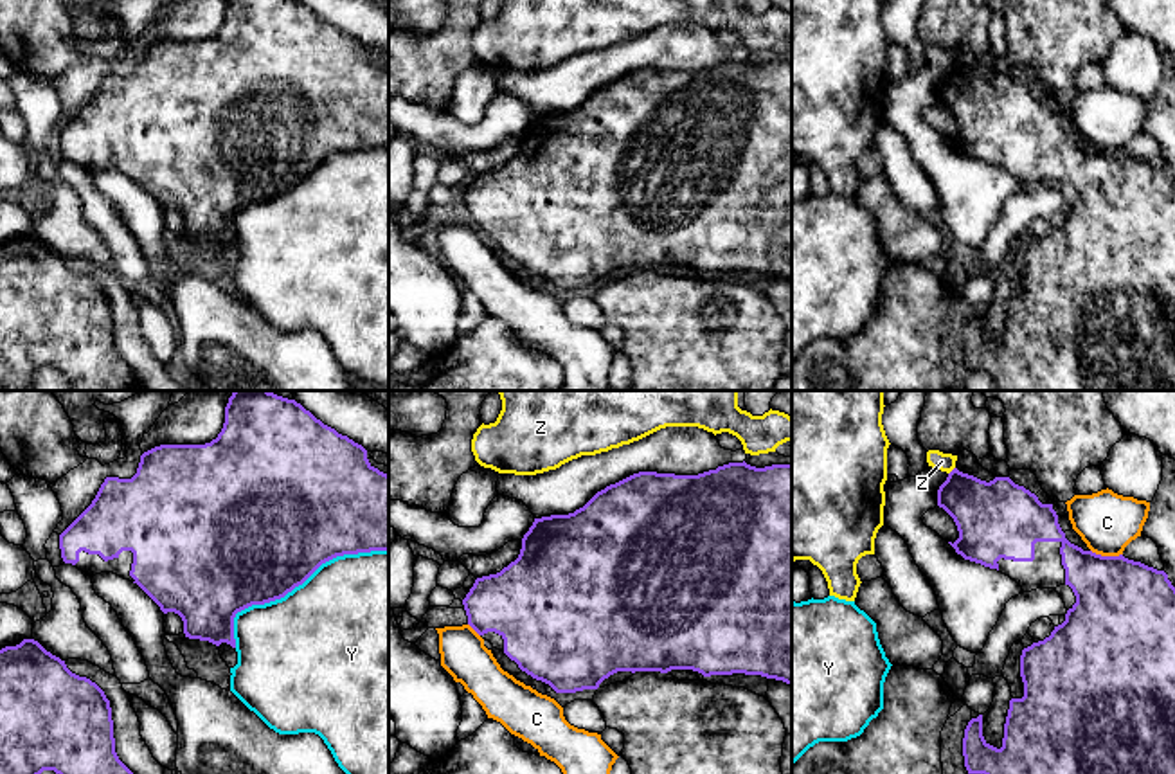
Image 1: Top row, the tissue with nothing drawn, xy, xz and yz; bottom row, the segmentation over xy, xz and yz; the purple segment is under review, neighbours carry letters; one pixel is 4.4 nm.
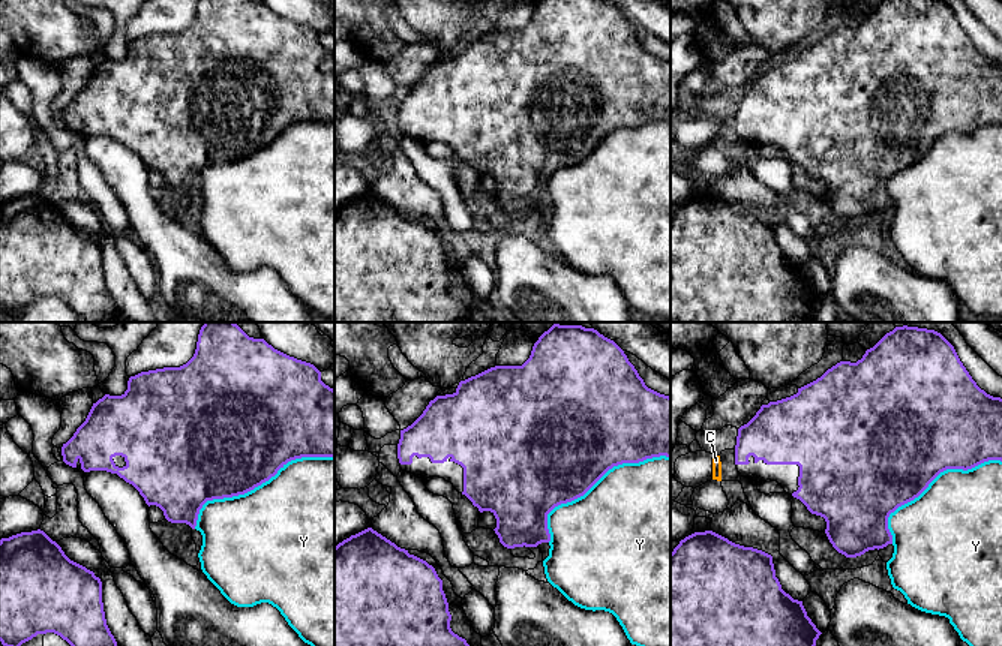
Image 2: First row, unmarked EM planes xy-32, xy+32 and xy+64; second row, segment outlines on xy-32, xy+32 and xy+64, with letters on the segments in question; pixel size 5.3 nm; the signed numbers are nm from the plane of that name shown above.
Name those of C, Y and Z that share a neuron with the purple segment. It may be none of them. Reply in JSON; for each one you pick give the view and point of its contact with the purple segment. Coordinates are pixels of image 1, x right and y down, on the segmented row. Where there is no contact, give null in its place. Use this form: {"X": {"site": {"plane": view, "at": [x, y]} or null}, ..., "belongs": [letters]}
{"belongs": []}

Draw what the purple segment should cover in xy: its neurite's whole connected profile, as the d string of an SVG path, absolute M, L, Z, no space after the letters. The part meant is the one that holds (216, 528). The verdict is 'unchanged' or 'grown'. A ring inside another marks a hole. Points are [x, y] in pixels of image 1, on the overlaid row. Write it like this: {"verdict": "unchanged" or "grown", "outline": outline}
{"verdict": "grown", "outline": "M234 391L216 439L205 445L155 446L140 455L137 473L131 479L106 477L92 504L59 535L59 549L65 563L72 563L90 576L113 572L137 583L164 614L175 612L182 617L185 637L209 641L216 646L227 643L236 648L234 617L238 612L284 598L322 563L336 556L389 551L389 475L369 463L362 445L324 425L295 400L270 391Z"}

